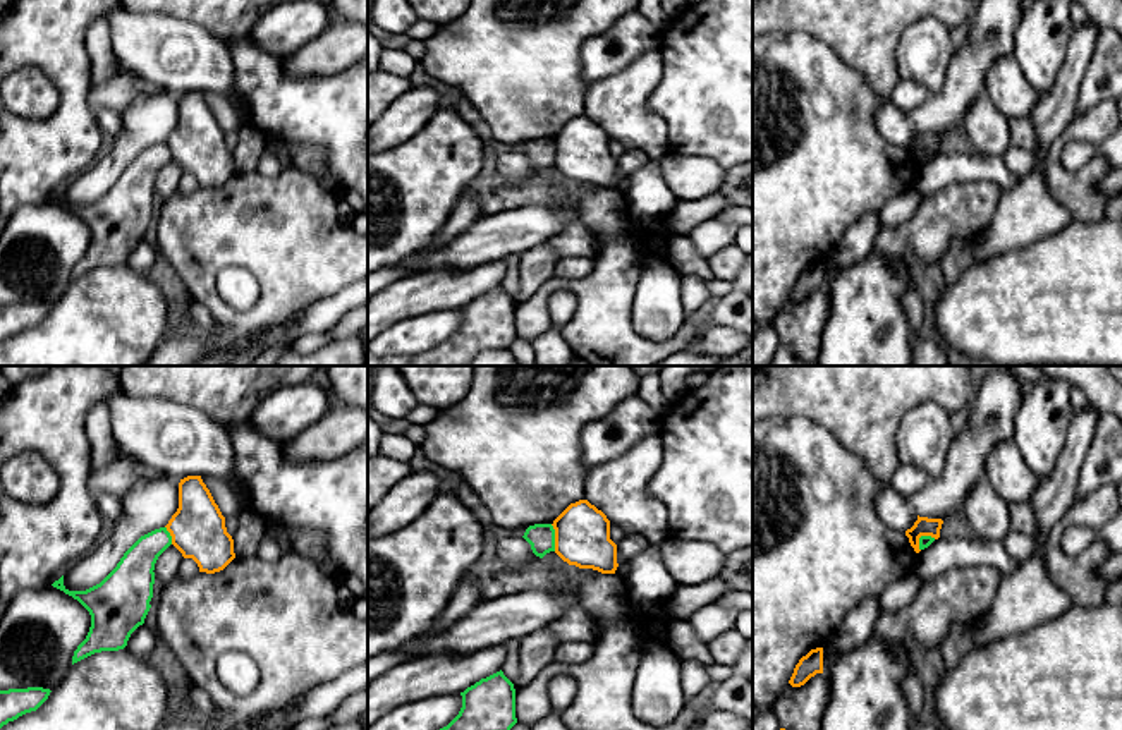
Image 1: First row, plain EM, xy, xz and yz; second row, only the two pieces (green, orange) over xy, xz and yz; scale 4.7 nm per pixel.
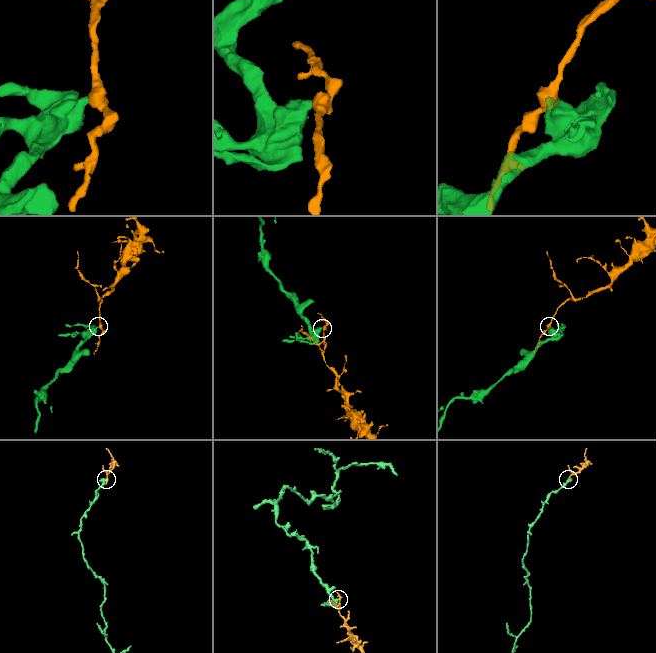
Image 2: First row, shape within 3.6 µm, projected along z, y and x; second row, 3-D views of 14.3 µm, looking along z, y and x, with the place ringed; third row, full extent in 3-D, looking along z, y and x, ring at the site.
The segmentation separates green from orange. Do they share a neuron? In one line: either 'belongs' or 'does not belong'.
does not belong

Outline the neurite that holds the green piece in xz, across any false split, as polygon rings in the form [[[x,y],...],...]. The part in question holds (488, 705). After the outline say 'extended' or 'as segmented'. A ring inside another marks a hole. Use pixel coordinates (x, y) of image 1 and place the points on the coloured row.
[[[497,672],[467,687],[459,715],[440,730],[510,730],[515,723],[514,684]]]; as segmented

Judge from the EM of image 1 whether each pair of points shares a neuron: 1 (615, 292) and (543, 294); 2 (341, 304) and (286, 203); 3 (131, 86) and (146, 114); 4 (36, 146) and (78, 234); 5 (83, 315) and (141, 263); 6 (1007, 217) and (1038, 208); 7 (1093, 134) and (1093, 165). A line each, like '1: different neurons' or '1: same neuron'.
1: same neuron
2: different neurons
3: different neurons
4: different neurons
5: different neurons
6: same neuron
7: same neuron

